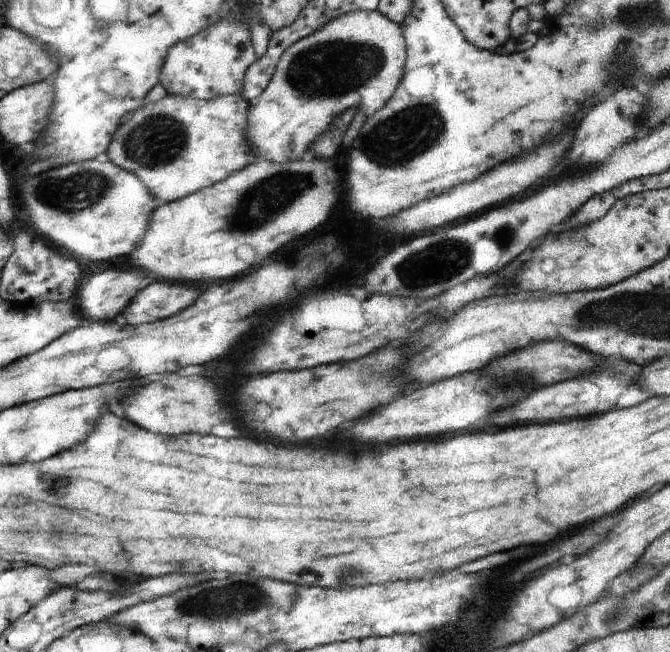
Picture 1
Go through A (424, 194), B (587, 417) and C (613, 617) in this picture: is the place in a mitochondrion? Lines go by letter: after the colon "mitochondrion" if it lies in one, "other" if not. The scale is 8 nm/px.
A: other
B: other
C: mitochondrion

